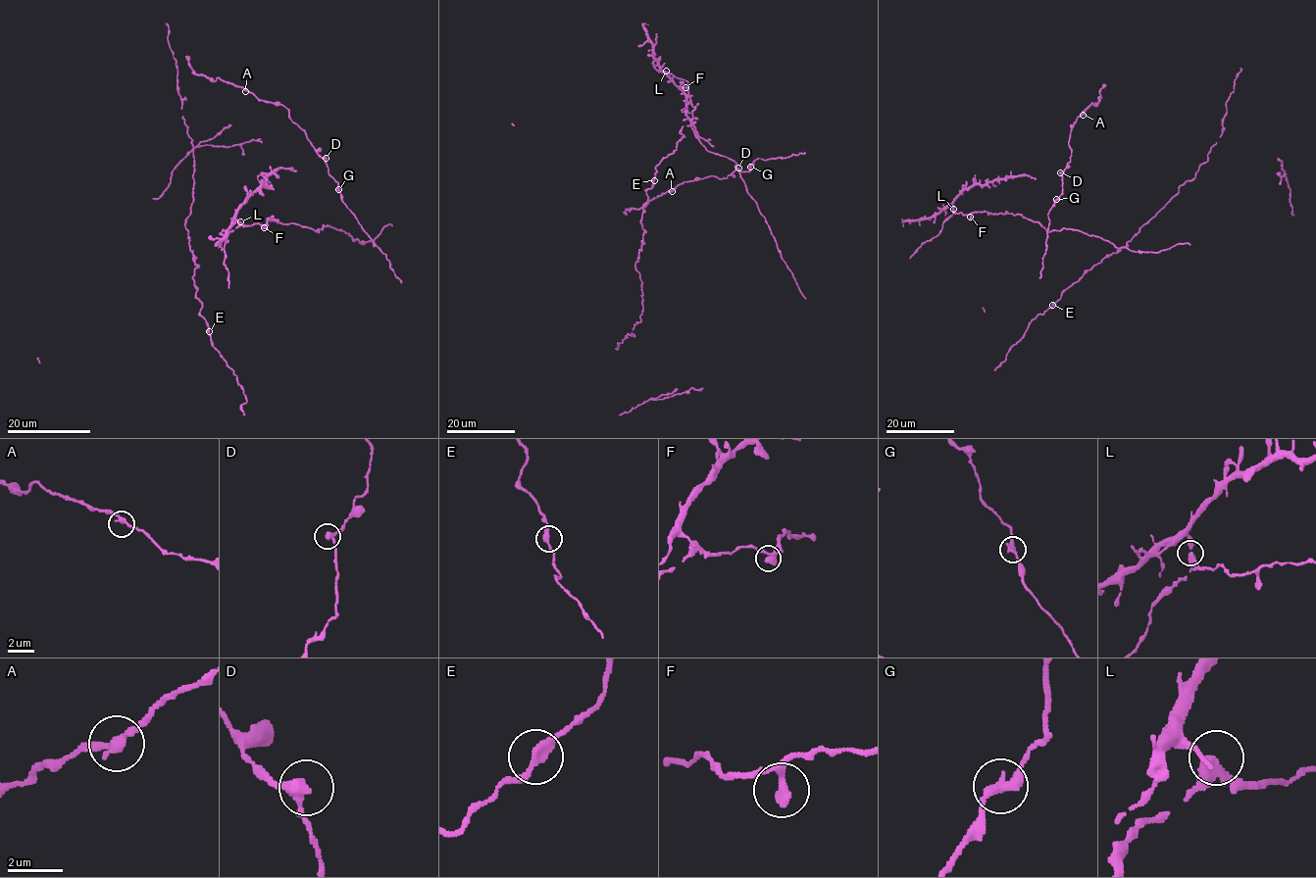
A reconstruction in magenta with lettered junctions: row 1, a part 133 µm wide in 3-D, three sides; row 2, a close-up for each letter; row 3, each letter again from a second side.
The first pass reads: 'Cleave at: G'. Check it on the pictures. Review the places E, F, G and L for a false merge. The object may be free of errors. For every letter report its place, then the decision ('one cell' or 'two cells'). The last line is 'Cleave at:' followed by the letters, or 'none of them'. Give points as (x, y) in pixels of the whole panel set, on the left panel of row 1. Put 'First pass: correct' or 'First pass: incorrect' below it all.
E: place (209, 331); one cell
F: place (264, 227); one cell
G: place (338, 189); one cell
L: place (240, 221); one cell
Cleave at: none of them
First pass: incorrect

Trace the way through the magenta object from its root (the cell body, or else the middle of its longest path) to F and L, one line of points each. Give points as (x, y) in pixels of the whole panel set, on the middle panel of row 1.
F: (745, 184), (734, 162), (709, 152), (696, 137), (690, 124), (694, 108), (685, 87)
L: (745, 184), (734, 162), (709, 152), (696, 137), (690, 124), (694, 108), (688, 95), (688, 84), (666, 71)

